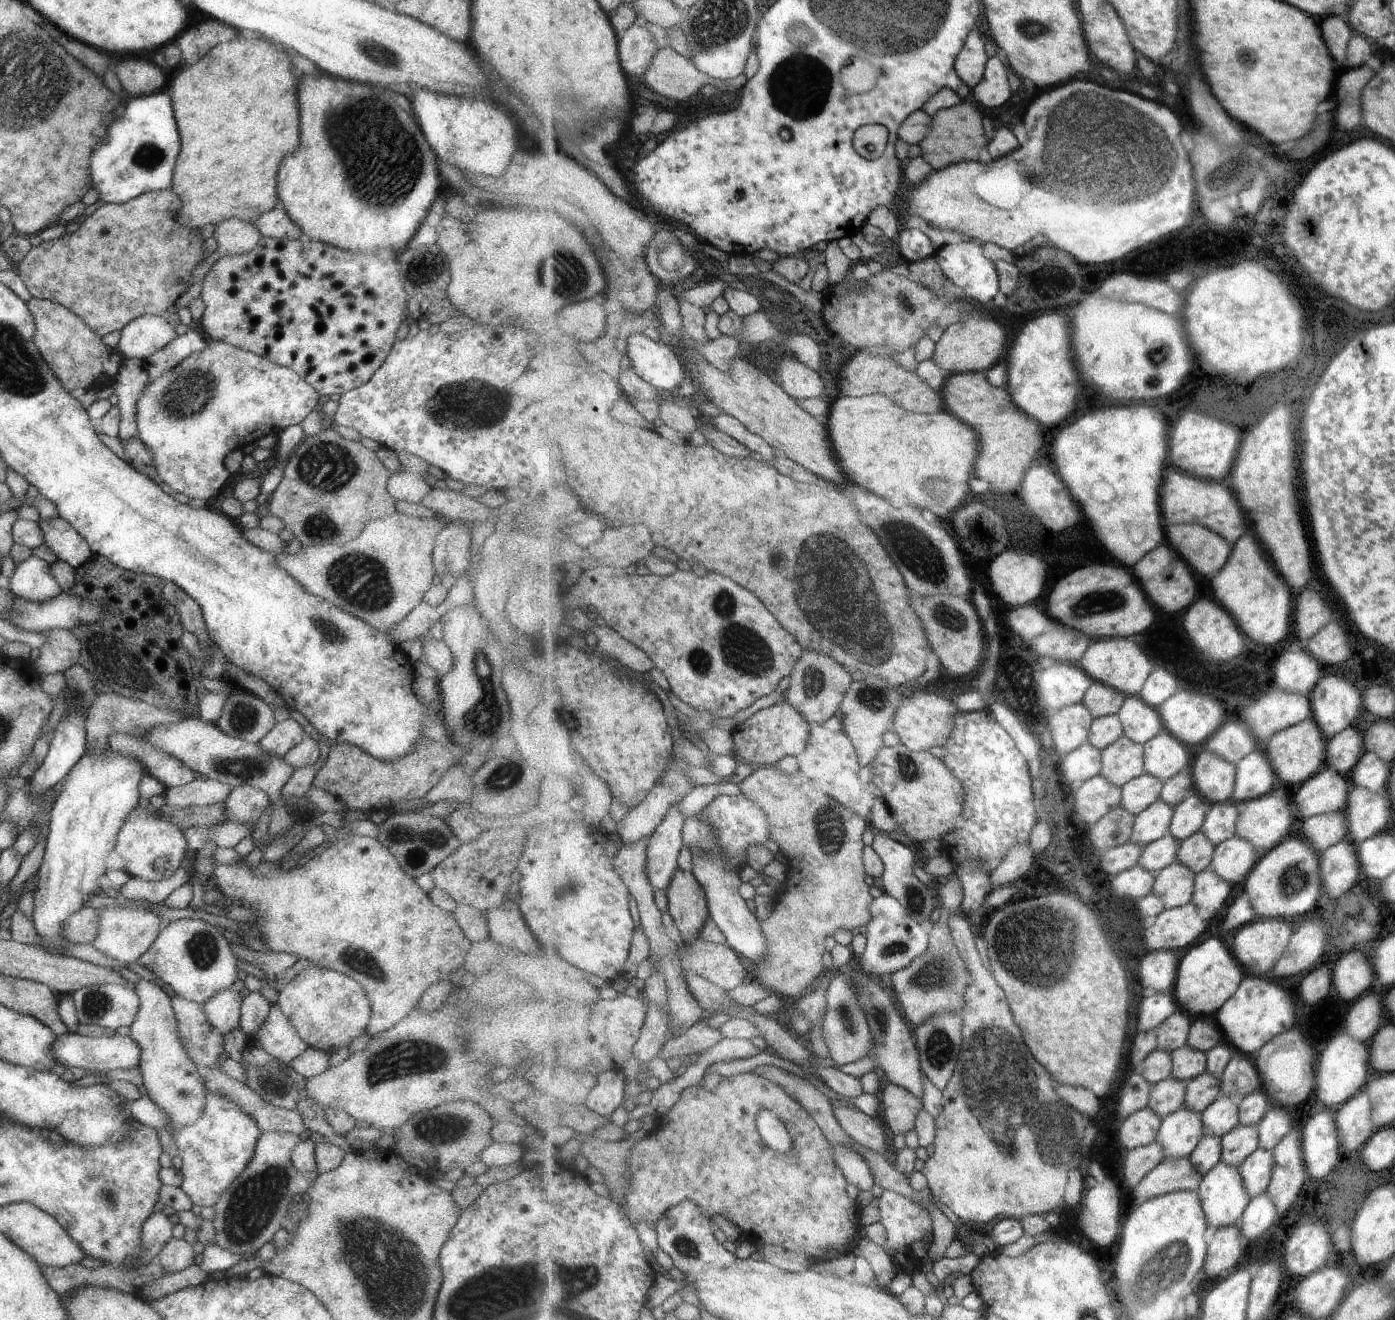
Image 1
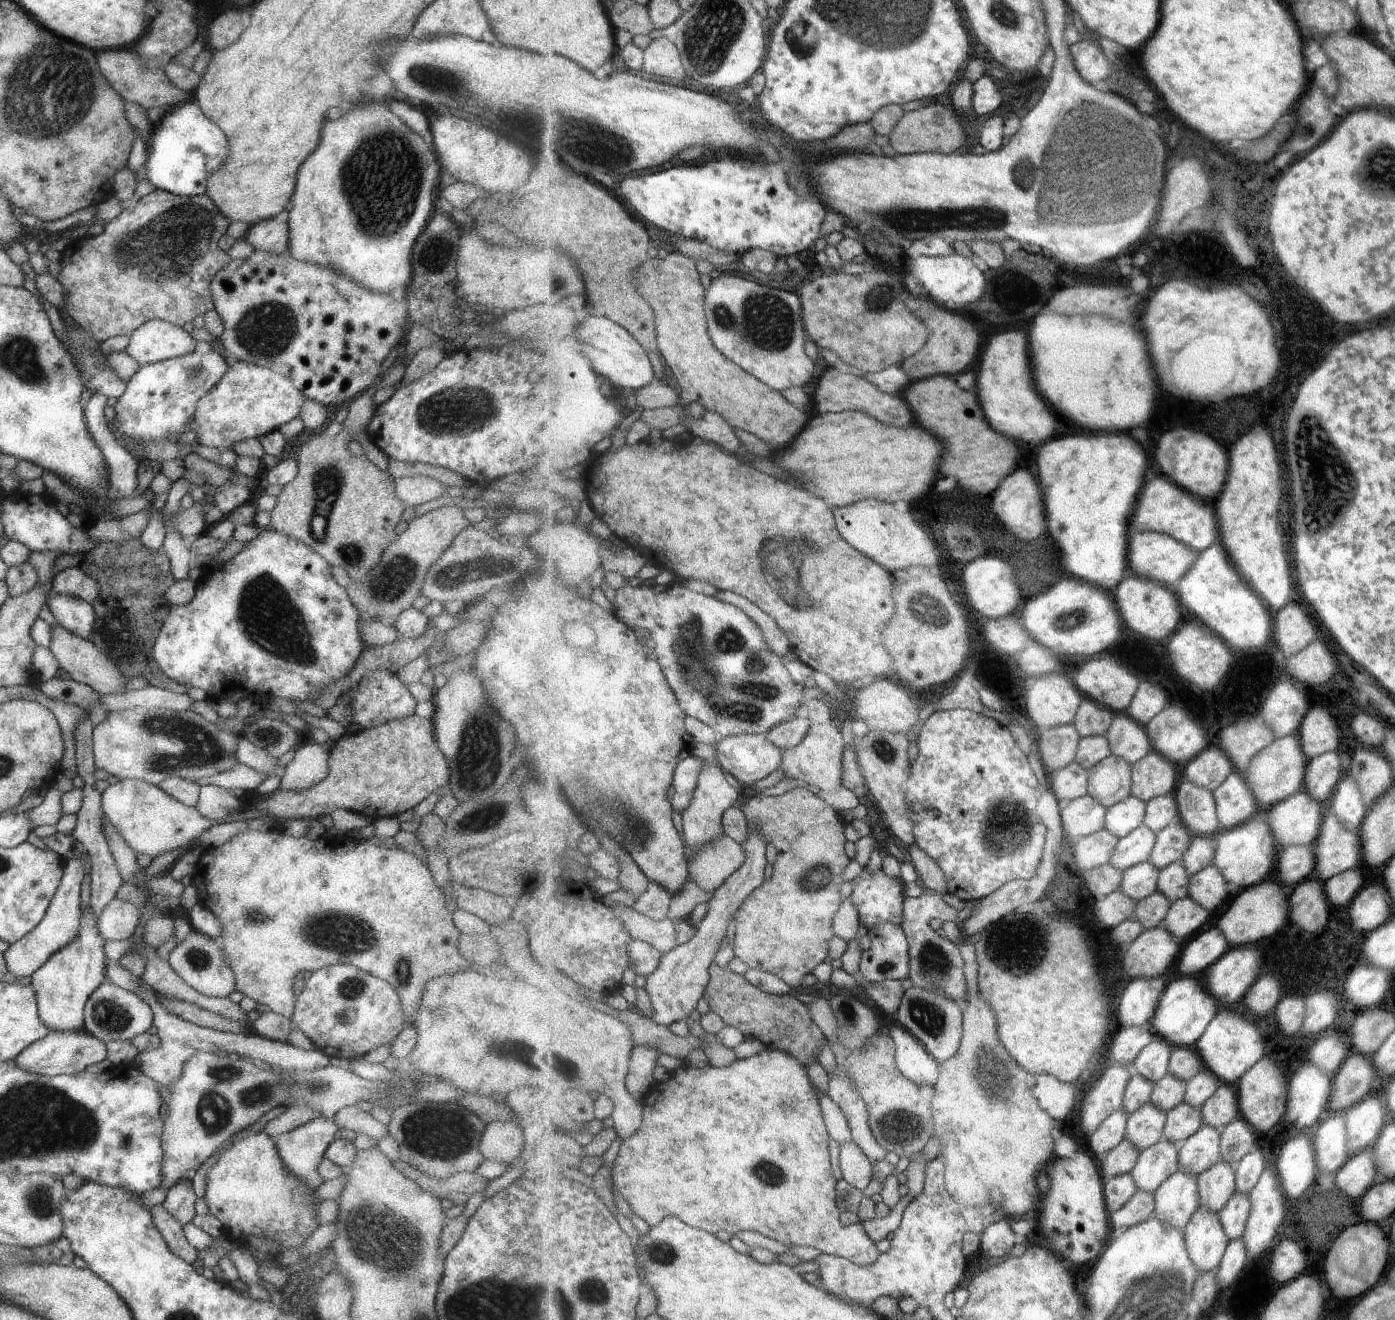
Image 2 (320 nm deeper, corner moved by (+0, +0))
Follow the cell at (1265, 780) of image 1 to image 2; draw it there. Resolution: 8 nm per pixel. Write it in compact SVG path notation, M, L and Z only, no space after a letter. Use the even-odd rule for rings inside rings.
M1237 771L1214 792L1214 799L1221 831L1244 825L1260 809L1243 774Z

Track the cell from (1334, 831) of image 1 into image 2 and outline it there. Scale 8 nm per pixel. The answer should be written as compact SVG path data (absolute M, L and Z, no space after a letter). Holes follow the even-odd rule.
M1316 842L1283 848L1276 866L1277 876L1285 885L1294 888L1311 876L1316 866Z

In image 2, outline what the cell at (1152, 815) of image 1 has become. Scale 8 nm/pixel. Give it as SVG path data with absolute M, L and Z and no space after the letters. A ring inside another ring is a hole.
M1143 826L1120 839L1111 864L1123 872L1133 865L1149 861L1156 845L1156 832Z

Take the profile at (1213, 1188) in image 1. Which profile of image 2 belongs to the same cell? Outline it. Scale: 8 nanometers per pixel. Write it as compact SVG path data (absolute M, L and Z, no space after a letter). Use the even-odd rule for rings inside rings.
M1199 1208L1184 1232L1191 1260L1201 1273L1219 1268L1230 1246L1230 1237L1218 1214Z

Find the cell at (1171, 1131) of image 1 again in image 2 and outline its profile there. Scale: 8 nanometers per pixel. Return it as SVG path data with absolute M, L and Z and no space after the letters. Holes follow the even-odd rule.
M1163 1140L1148 1148L1138 1156L1137 1164L1131 1173L1137 1190L1153 1194L1180 1170L1179 1151L1171 1141Z

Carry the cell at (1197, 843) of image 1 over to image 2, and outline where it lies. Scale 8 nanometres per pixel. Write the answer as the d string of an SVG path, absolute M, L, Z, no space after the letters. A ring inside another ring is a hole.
M1183 861L1170 864L1160 871L1158 890L1163 892L1169 900L1174 903L1189 896L1192 876Z

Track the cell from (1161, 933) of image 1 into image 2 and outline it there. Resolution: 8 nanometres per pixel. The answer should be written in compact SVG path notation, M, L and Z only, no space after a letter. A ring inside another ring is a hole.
M1165 927L1145 930L1134 943L1124 949L1123 968L1133 979L1150 979L1161 976L1169 966L1179 960L1182 948Z

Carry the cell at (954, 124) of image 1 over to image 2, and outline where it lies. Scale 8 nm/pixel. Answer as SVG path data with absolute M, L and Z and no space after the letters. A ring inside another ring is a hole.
M930 101L920 109L905 112L890 134L889 144L900 155L933 152L952 155L958 153L959 148L965 144L965 132L957 112Z

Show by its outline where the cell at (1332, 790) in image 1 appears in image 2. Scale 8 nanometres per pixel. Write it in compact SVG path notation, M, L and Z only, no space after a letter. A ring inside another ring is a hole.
M1307 792L1297 793L1268 809L1268 823L1281 848L1315 843L1323 824L1323 806Z

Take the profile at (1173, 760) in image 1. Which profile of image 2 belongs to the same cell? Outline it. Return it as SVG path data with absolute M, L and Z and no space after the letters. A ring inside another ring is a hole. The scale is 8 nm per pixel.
M1152 750L1144 759L1132 765L1132 794L1148 803L1176 790L1175 764L1159 751Z

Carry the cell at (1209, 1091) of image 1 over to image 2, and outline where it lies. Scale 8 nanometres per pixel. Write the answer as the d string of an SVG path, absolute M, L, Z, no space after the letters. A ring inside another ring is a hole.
M1181 1103L1166 1115L1165 1140L1173 1142L1175 1146L1179 1141L1191 1138L1204 1125L1201 1109L1187 1103Z

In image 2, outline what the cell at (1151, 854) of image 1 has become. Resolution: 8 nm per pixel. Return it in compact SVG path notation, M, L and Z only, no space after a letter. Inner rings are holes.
M1149 860L1128 868L1124 872L1121 890L1137 902L1158 891L1161 871Z

